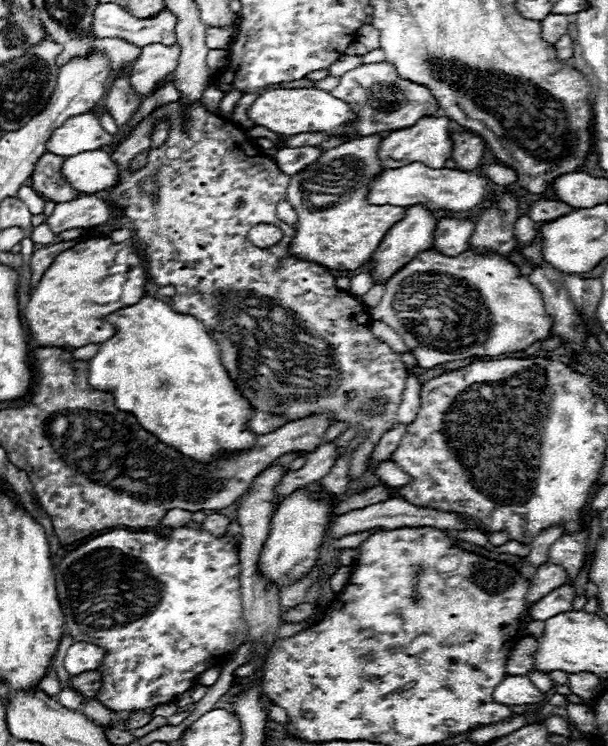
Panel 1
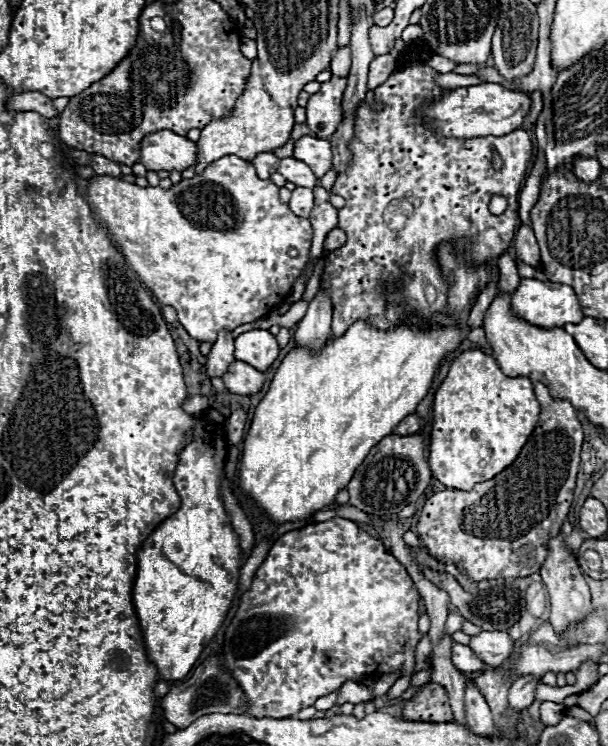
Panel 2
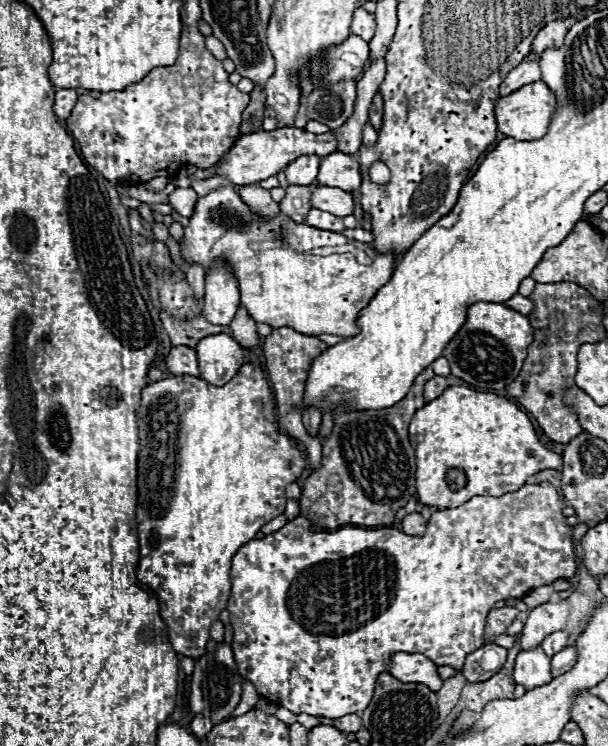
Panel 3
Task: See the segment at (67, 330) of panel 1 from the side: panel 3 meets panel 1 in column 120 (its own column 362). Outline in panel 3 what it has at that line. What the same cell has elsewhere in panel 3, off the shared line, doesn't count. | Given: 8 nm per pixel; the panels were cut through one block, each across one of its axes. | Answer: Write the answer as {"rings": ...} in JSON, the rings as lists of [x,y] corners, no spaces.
{"rings":[[[222,186],[198,198],[194,214],[184,228],[180,254],[186,264],[200,264],[206,272],[210,272],[218,262],[224,262],[238,280],[240,306],[250,312],[250,318],[262,324],[270,324],[272,328],[288,326],[308,336],[354,336],[360,308],[364,308],[372,296],[390,280],[398,264],[398,256],[378,254],[370,244],[346,238],[340,232],[318,230],[308,224],[294,224],[294,220],[282,212],[266,220],[242,202],[234,186]]]}

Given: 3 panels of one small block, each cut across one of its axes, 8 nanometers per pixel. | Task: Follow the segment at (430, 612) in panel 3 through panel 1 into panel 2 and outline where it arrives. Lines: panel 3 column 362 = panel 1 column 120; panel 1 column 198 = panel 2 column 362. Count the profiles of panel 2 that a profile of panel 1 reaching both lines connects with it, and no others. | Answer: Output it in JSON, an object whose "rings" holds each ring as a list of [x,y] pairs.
{"rings":[[[336,516],[336,518],[326,520],[326,522],[308,524],[302,530],[292,530],[292,532],[282,534],[274,542],[274,546],[270,548],[262,566],[256,570],[252,586],[242,594],[238,612],[232,618],[230,626],[226,628],[226,636],[224,636],[224,644],[222,644],[222,656],[224,656],[222,664],[224,664],[224,670],[232,672],[234,680],[242,688],[244,698],[246,698],[244,712],[248,716],[256,716],[256,718],[262,718],[262,716],[272,716],[272,718],[294,716],[302,708],[314,706],[314,702],[318,698],[330,694],[332,690],[342,688],[342,684],[346,680],[358,682],[358,680],[364,678],[364,676],[356,676],[356,674],[386,674],[386,672],[396,672],[400,668],[402,668],[402,676],[412,674],[414,650],[416,650],[416,644],[422,638],[422,634],[418,632],[418,606],[420,606],[418,604],[418,592],[416,592],[406,568],[390,552],[386,552],[386,548],[380,540],[376,540],[368,532],[360,530],[356,526],[356,522]]]}

